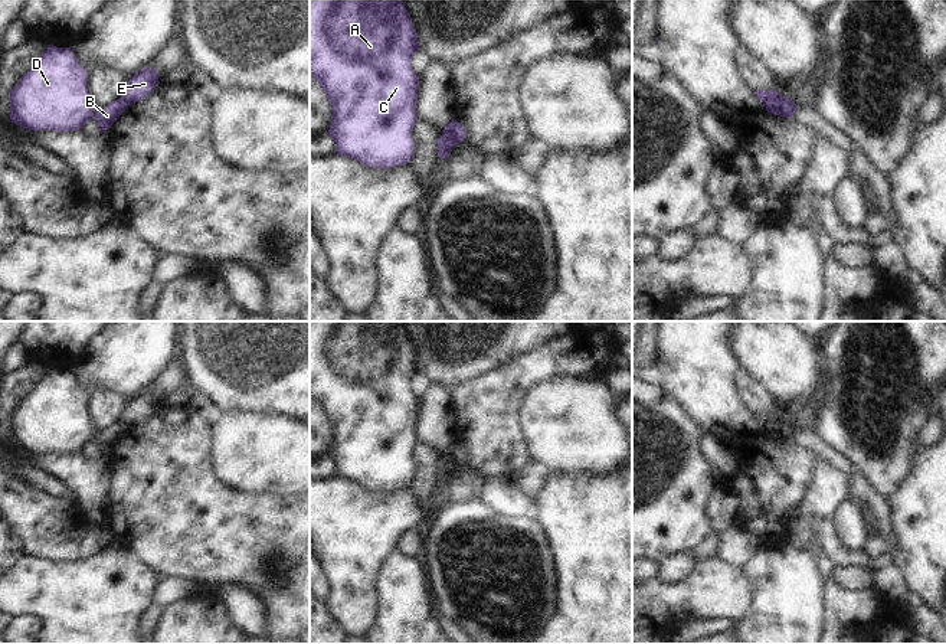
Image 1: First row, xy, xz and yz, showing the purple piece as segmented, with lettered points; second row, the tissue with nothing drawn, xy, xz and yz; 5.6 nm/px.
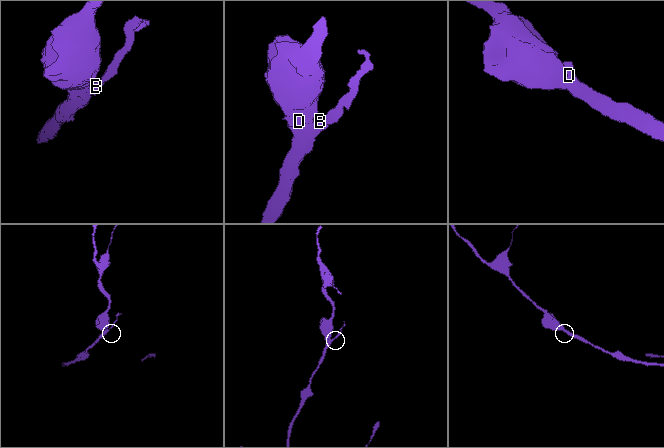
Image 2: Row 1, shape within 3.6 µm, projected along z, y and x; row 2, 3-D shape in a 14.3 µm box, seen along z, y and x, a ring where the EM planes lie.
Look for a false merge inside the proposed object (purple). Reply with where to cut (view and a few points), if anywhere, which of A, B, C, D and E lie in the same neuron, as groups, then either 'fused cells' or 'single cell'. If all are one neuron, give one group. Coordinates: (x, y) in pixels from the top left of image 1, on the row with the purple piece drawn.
cut in yz along (779, 95), (763, 104); A B C D / E; fused cells

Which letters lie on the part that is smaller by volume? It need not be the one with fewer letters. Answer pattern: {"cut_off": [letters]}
{"cut_off": ["E"]}

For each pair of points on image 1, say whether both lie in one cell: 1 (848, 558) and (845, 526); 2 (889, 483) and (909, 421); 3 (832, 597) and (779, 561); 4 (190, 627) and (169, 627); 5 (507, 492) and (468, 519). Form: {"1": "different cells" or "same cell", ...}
{"1": "different cells", "2": "same cell", "3": "different cells", "4": "same cell", "5": "different cells"}

